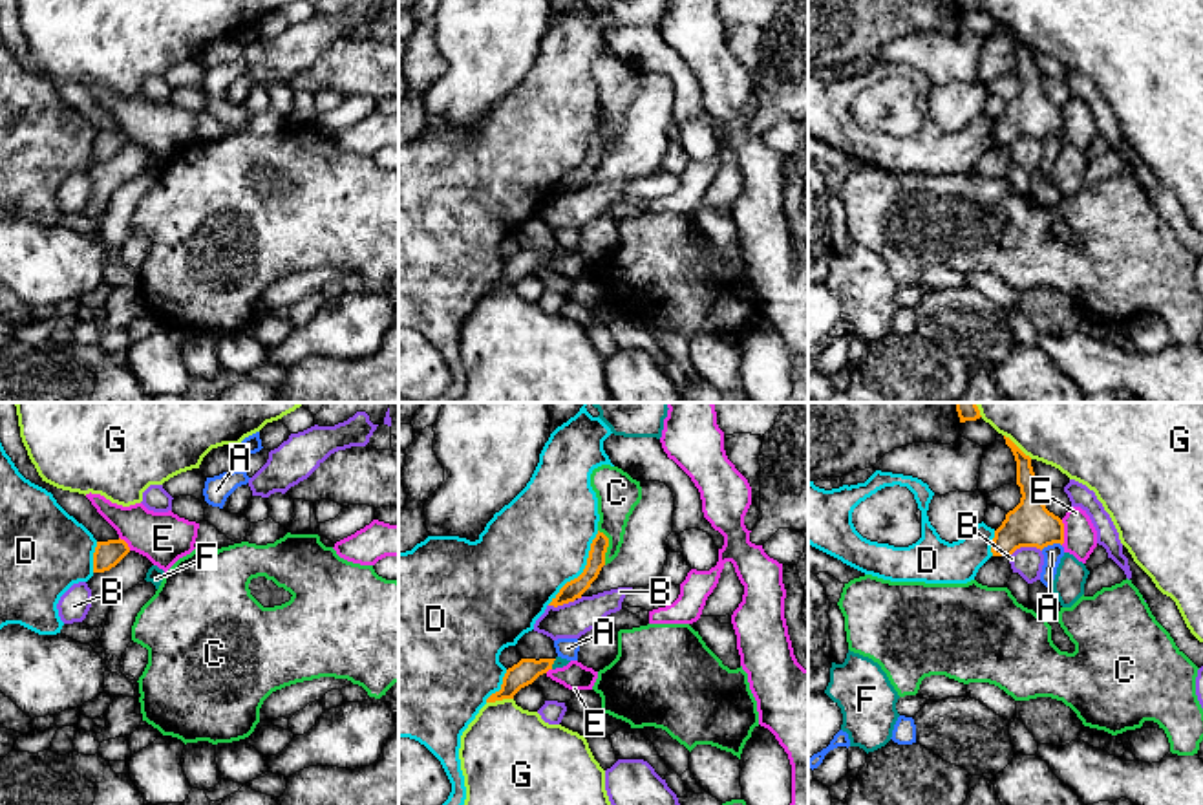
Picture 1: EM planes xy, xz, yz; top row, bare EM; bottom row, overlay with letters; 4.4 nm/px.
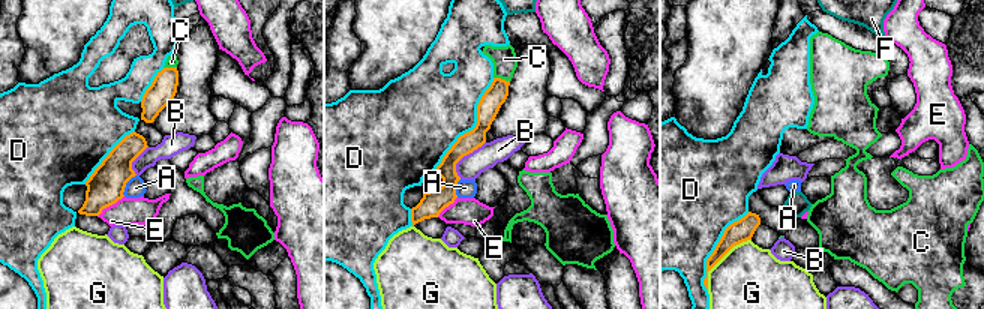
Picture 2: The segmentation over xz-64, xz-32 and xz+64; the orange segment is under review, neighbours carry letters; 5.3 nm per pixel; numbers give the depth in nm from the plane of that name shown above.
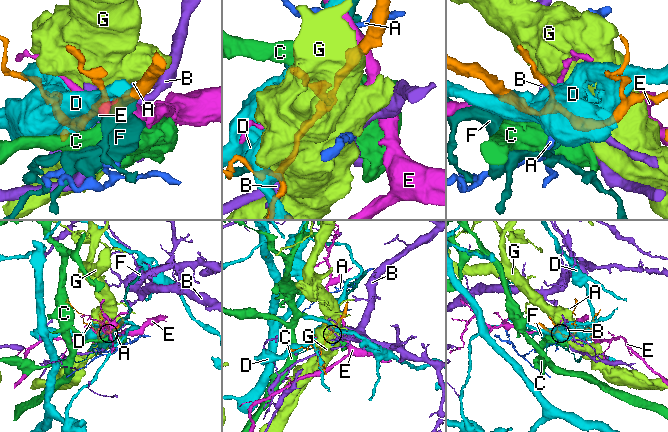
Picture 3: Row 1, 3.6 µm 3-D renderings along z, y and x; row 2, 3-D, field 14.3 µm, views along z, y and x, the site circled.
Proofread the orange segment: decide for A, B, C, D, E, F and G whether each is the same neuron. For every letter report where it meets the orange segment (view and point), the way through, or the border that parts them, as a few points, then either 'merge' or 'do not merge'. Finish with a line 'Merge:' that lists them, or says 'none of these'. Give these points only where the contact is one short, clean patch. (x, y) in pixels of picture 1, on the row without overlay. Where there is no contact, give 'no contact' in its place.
A: meets orange in yz at (1050, 134); border along yz (1061, 134), (1050, 134), (1041, 139); do not merge
B: meets orange in yz at (1024, 136); do not merge
C: meets orange in xz at (607, 136); border along xz (598, 119), (607, 128), (606, 154); do not merge
D: meets orange in xz at (584, 160); do not merge
E: meets orange in yz at (1063, 123); do not merge
F: meets orange in xz at (553, 253); border along xz (556, 249), (551, 258); do not merge
G: meets orange in yz at (1017, 37); do not merge
Merge: none of these

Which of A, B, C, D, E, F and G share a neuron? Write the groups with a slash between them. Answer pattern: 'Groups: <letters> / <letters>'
Groups: A / B / C / D / E / F / G

